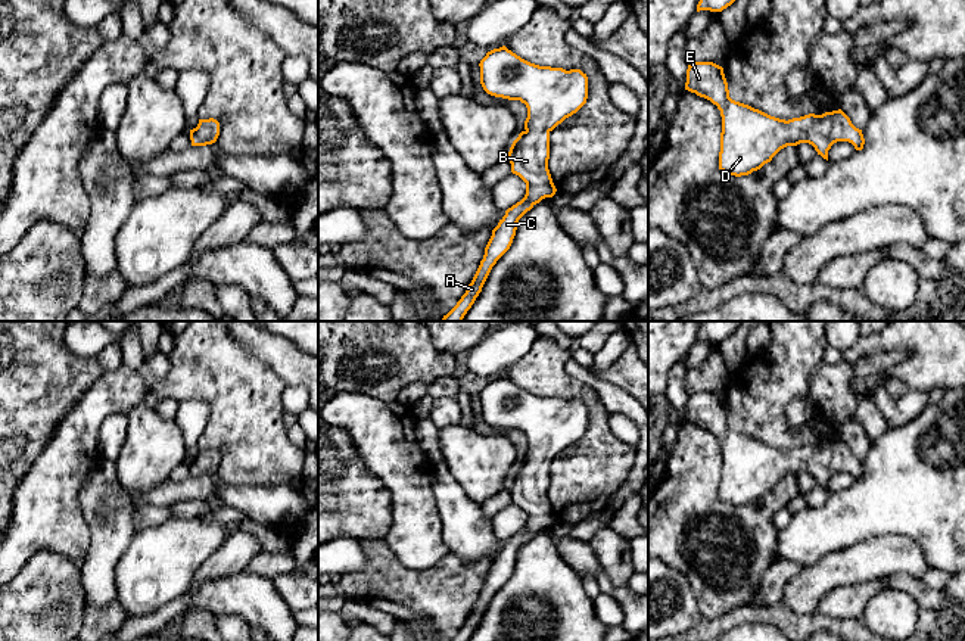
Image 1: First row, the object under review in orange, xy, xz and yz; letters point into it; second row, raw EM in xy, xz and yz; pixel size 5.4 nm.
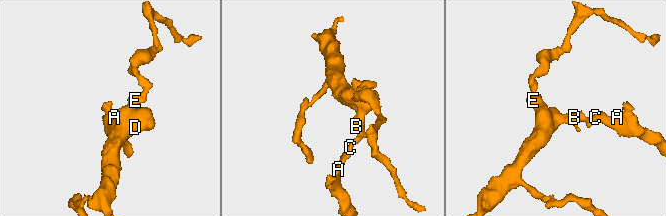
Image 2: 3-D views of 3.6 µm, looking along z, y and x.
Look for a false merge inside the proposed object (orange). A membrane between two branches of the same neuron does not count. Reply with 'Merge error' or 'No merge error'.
No merge error

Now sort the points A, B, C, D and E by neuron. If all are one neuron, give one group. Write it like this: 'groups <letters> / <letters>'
groups A B C D E

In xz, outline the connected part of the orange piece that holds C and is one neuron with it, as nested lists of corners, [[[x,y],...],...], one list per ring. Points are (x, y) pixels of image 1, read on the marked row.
[[[505,46],[480,60],[480,84],[495,97],[520,100],[527,108],[524,130],[507,155],[511,172],[526,183],[524,197],[508,208],[485,248],[483,259],[457,305],[442,321],[463,321],[496,261],[510,249],[519,220],[545,197],[557,192],[550,169],[550,133],[576,113],[588,99],[588,77],[580,69],[539,66]]]

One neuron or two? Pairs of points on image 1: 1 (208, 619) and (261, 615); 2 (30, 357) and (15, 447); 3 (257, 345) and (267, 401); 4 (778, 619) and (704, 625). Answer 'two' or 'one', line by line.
1: two
2: one
3: two
4: one

